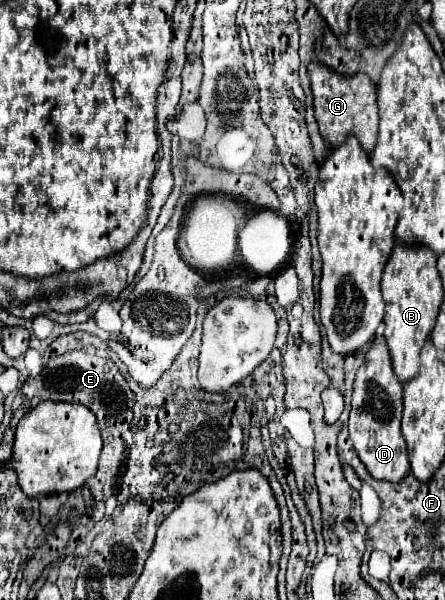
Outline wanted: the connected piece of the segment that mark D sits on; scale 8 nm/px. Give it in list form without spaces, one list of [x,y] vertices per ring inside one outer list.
[[[376,338],[364,364],[360,366],[354,380],[354,396],[350,410],[350,438],[354,442],[358,458],[376,480],[402,482],[410,472],[406,442],[400,432],[402,420],[402,384],[398,382],[384,338]]]

